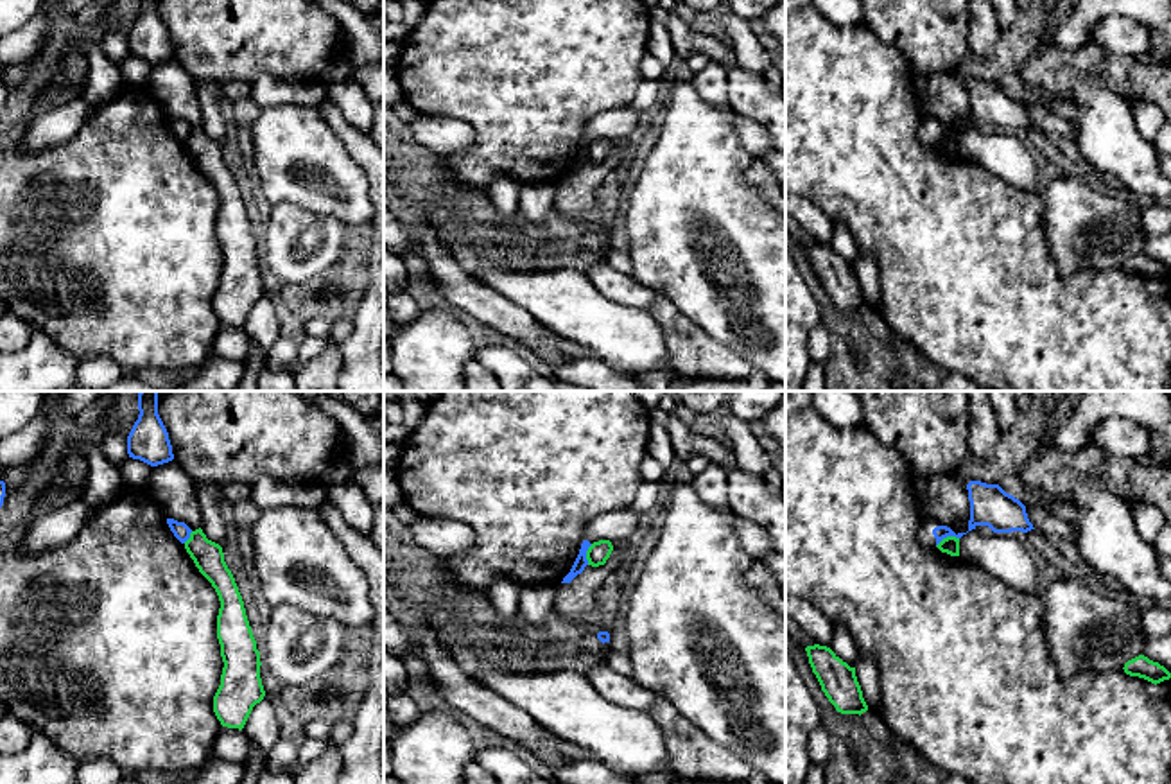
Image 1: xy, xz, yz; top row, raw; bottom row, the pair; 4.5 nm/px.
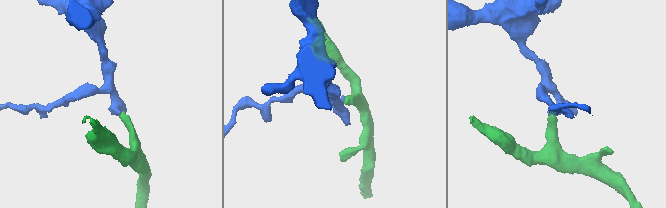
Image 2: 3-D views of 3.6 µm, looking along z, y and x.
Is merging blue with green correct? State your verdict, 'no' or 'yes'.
no

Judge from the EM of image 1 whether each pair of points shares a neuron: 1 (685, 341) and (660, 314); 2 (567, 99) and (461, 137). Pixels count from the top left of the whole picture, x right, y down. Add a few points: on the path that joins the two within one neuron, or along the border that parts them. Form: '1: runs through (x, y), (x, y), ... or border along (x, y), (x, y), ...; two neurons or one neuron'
1: runs through (680, 334), (667, 322); one neuron
2: border along (433, 117), (461, 119), (472, 130), (474, 144); two neurons

